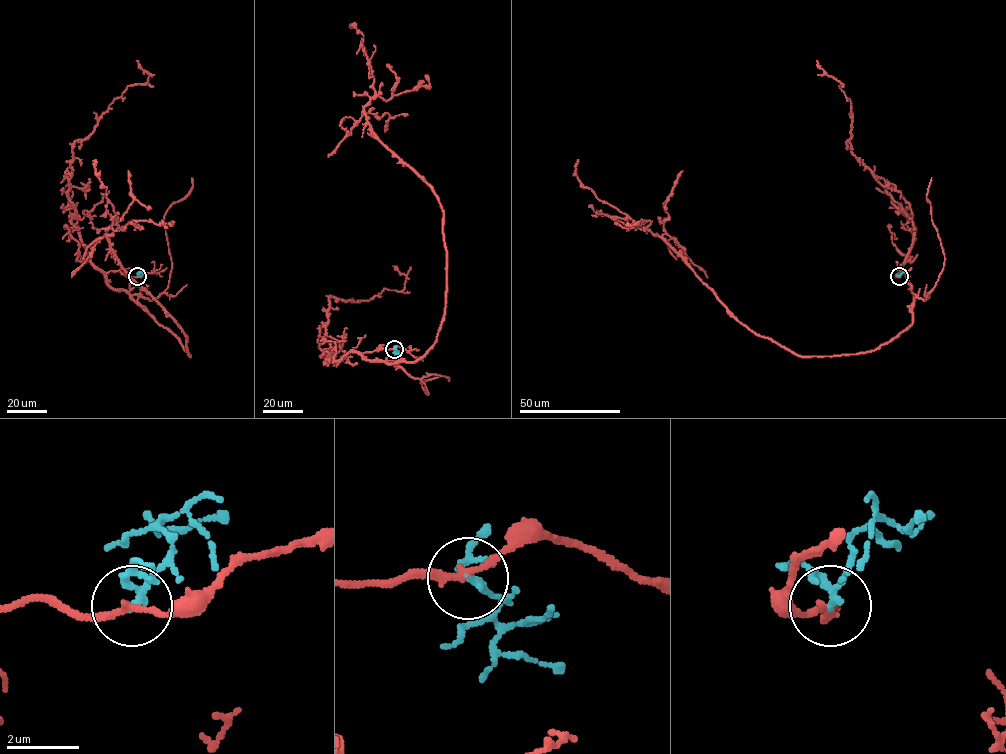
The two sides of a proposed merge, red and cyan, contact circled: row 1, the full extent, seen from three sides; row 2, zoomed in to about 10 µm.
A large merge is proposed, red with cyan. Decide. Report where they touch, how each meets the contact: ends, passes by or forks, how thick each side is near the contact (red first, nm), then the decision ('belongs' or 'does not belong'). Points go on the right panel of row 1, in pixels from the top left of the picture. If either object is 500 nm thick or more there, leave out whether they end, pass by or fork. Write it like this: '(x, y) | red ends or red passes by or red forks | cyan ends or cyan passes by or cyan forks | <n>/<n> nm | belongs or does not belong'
(899, 276) | red passes by | cyan passes by | 180/170 nm | does not belong

